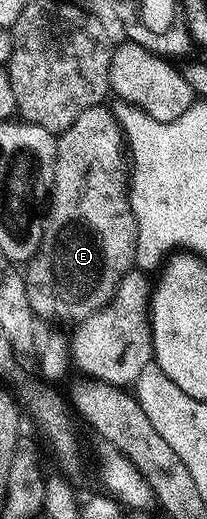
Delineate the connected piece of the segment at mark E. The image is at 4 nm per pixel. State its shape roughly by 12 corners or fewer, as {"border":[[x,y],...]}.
{"border":[[110,108],[55,142],[40,322],[89,319],[135,264],[123,132]]}

